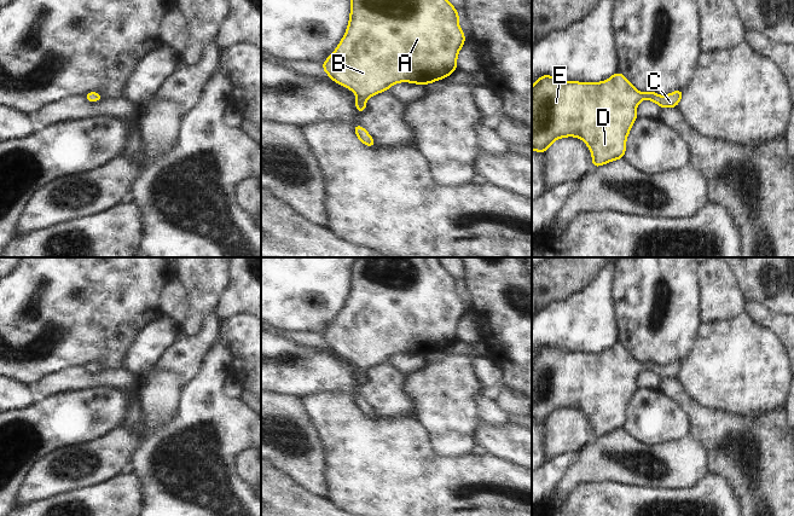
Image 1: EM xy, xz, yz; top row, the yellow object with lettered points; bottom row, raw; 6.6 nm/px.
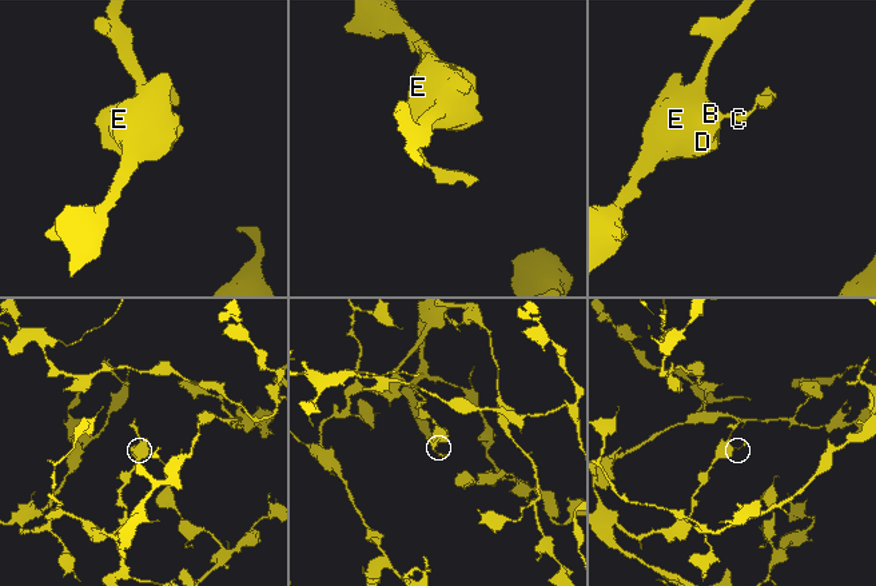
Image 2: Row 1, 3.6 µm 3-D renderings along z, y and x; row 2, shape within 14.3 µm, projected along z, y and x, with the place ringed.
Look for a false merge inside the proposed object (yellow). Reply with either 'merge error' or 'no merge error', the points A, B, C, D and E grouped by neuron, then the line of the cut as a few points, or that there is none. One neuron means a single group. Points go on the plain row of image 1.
no merge error; groups A B C D E; cut none

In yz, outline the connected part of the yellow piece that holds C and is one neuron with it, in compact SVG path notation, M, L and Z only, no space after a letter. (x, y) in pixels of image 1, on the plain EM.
M619 342L603 353L562 352L555 347L543 346L532 358L532 421L545 424L555 411L578 407L591 421L593 439L622 430L626 408L638 389L636 379L639 372L648 370L661 379L677 378L683 364L683 360L666 367L653 361L641 364Z

